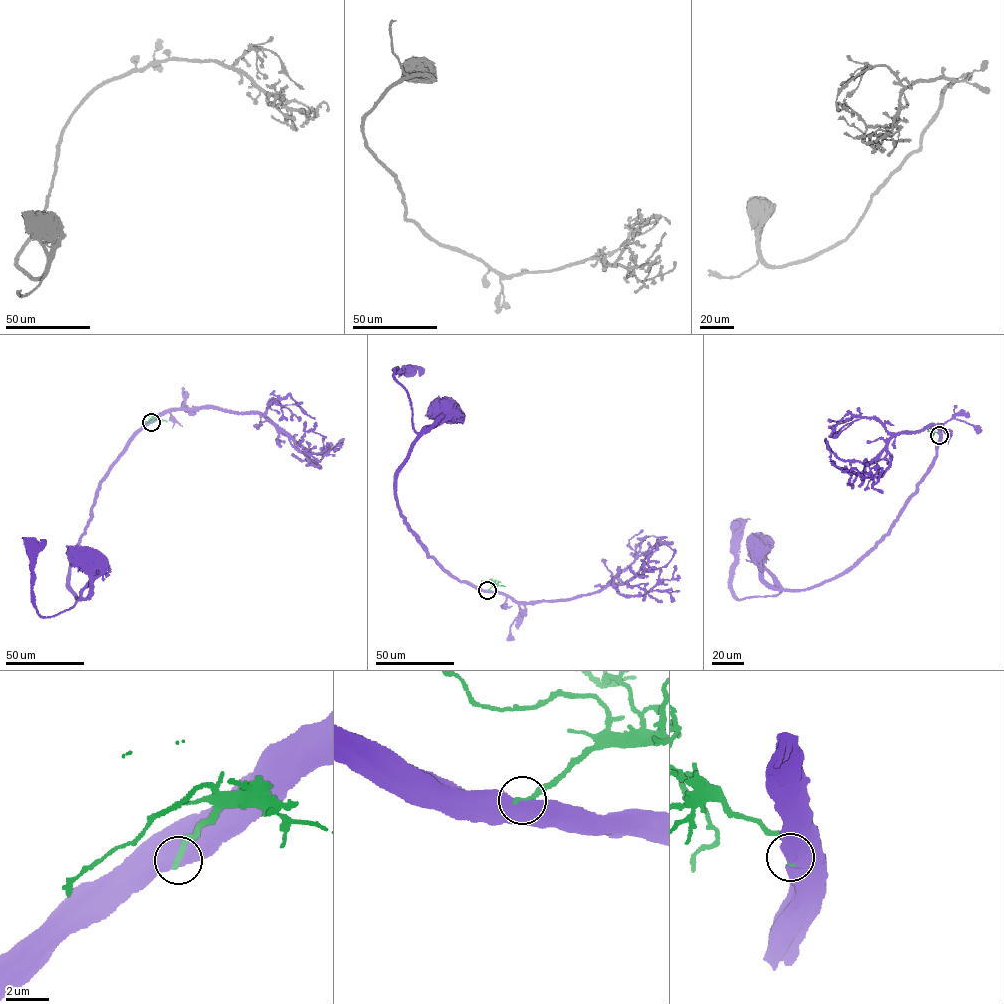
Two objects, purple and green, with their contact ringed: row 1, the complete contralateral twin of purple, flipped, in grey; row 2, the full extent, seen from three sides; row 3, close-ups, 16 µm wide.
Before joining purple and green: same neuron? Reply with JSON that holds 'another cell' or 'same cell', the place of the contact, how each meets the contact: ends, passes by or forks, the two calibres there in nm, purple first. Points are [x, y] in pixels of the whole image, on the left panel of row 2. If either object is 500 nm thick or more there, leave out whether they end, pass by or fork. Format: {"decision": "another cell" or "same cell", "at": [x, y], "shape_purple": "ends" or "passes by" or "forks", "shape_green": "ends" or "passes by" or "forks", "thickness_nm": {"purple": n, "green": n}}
{"decision": "another cell", "at": [151, 422], "thickness_nm": {"purple": 900, "green": 240}}

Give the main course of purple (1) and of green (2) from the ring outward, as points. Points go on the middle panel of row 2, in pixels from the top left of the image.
1: (487, 590), (449, 575), (402, 514), (394, 482), (417, 433), (408, 392), (393, 375), (398, 368), (409, 374)
2: (487, 590), (493, 583), (481, 581)

